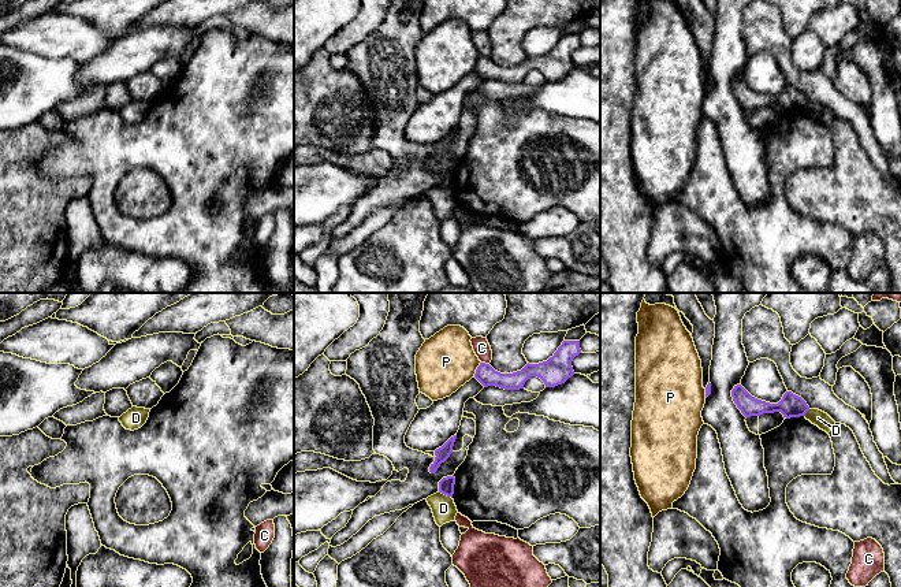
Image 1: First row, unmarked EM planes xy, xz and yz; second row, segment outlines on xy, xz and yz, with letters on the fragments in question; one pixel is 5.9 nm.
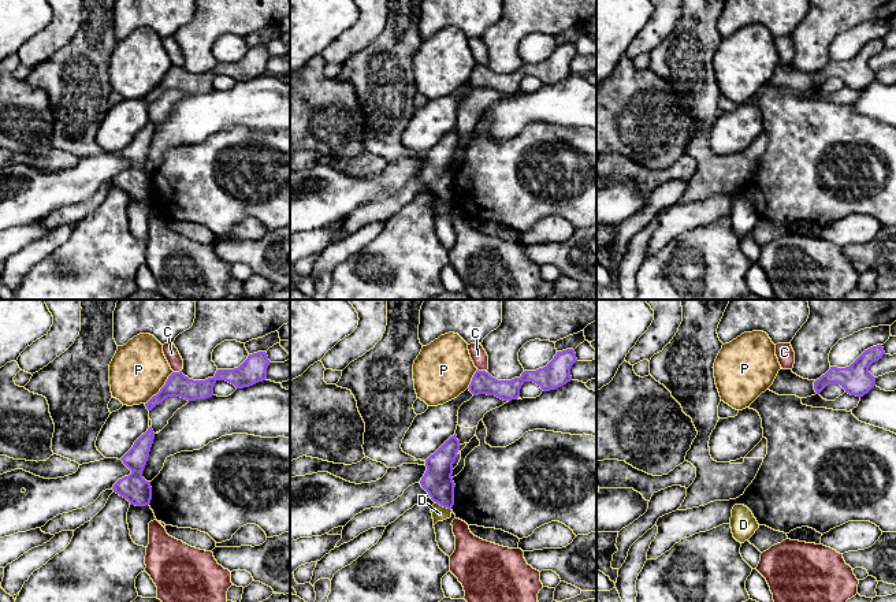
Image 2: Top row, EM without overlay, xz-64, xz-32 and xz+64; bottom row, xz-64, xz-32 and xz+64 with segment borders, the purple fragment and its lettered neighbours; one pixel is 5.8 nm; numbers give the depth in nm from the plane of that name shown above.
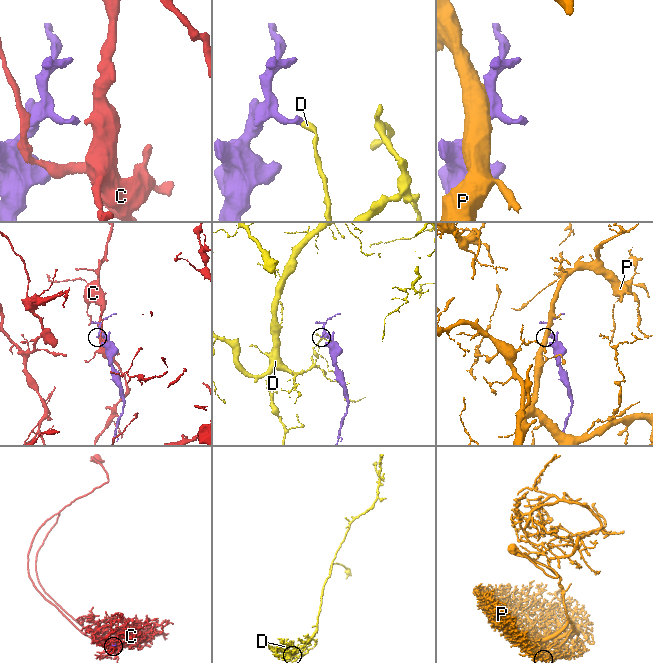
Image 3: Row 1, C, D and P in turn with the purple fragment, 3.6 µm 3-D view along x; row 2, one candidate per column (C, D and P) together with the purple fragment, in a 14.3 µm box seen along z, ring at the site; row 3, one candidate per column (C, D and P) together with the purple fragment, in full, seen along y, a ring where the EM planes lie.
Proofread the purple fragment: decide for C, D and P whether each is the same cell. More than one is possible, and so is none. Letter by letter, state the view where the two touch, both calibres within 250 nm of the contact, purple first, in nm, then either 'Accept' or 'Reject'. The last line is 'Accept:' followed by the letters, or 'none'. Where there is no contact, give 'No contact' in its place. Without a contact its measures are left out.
C: Touches purple in xz. Thickness 110 nm (purple) against 100 nm. Reject
D: Touches purple in xz. Thickness 100 nm (purple) against 140 nm. Reject
P: Touches purple in xz. Thickness 110 nm (purple) against 340 nm. Reject
Accept: none

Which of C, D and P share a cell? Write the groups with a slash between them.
C / D / P

